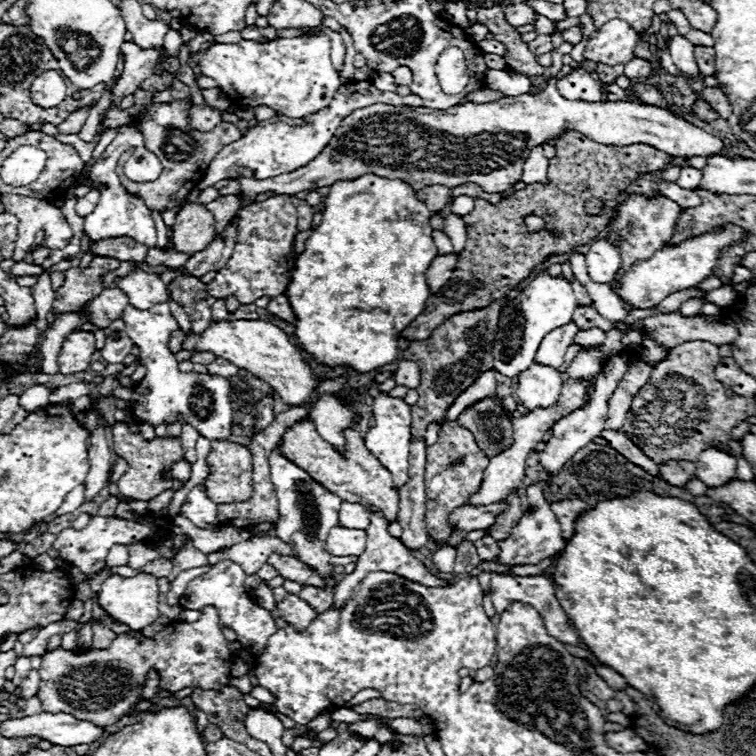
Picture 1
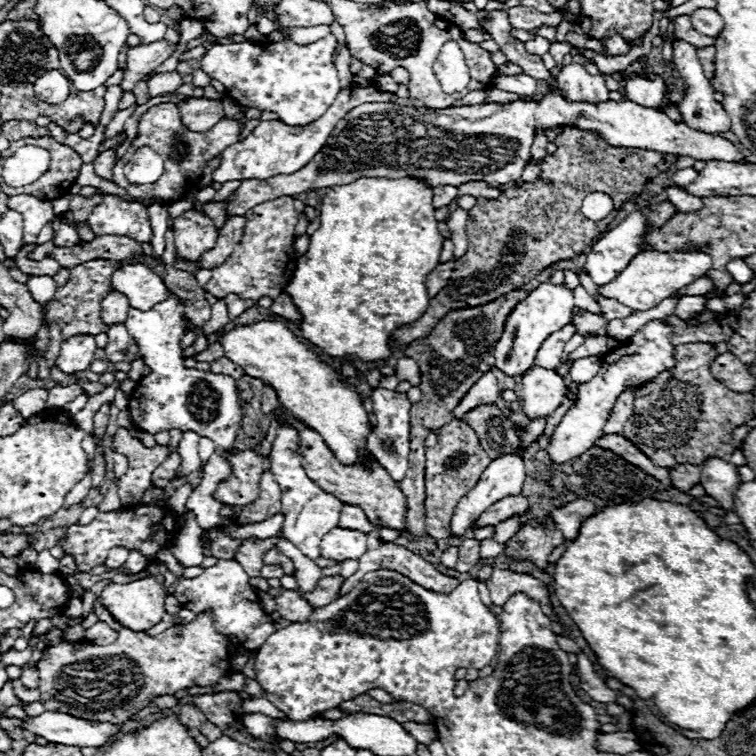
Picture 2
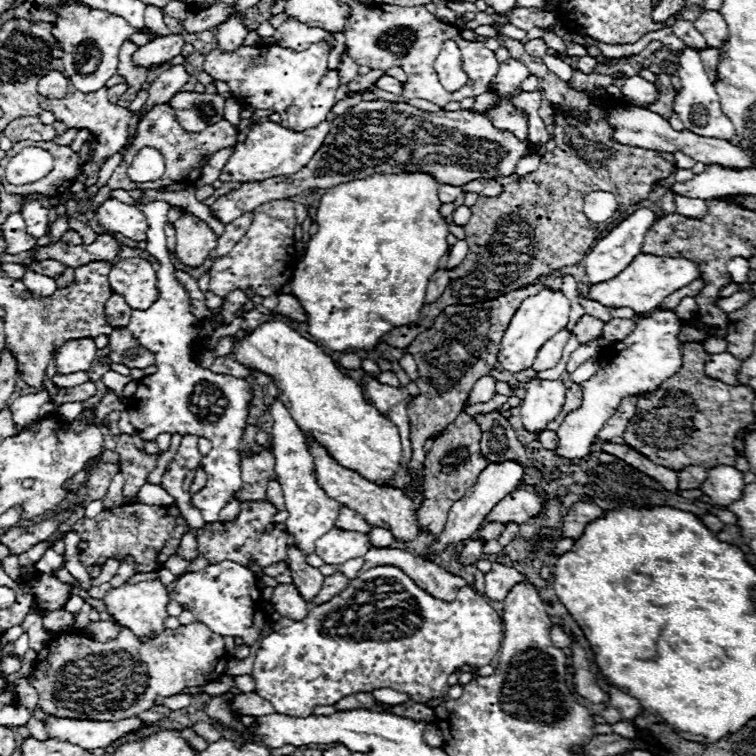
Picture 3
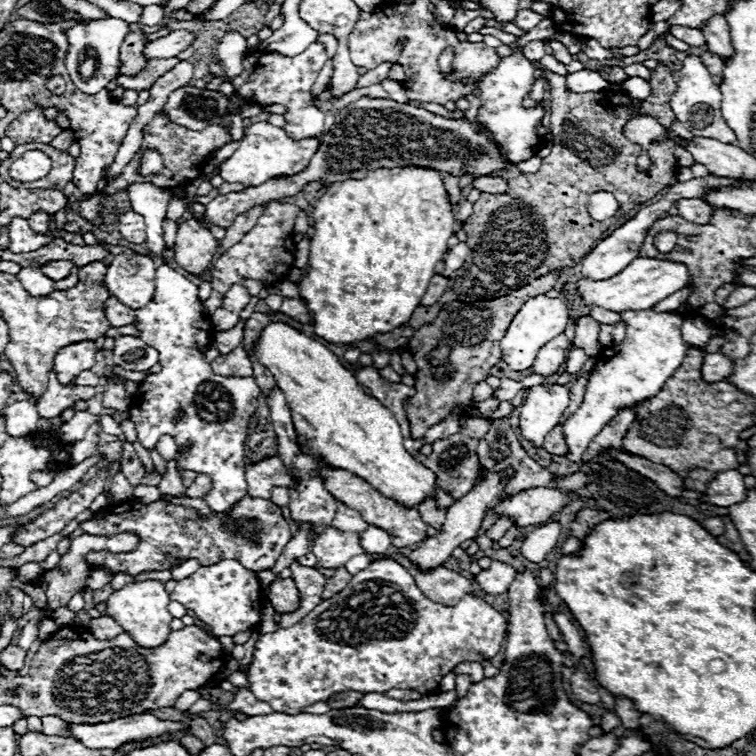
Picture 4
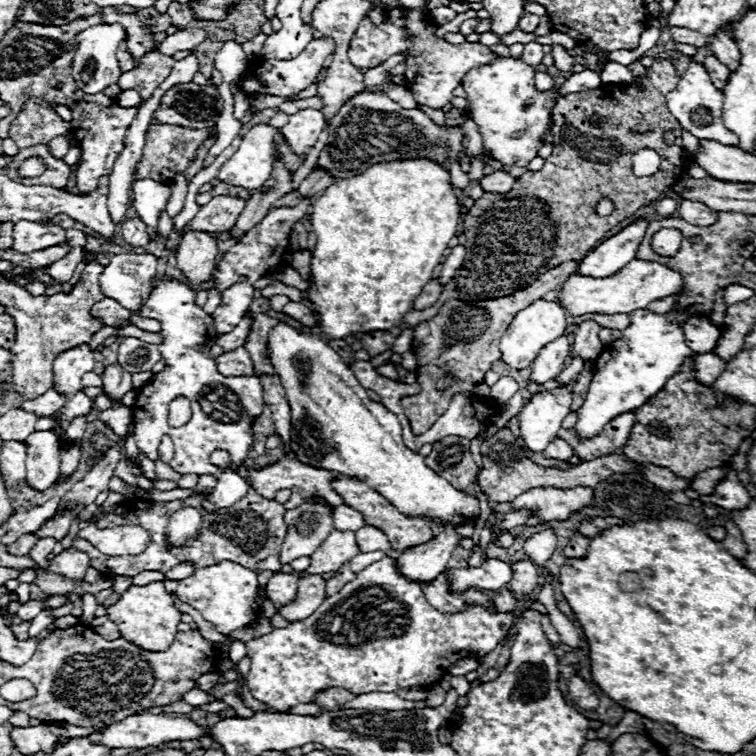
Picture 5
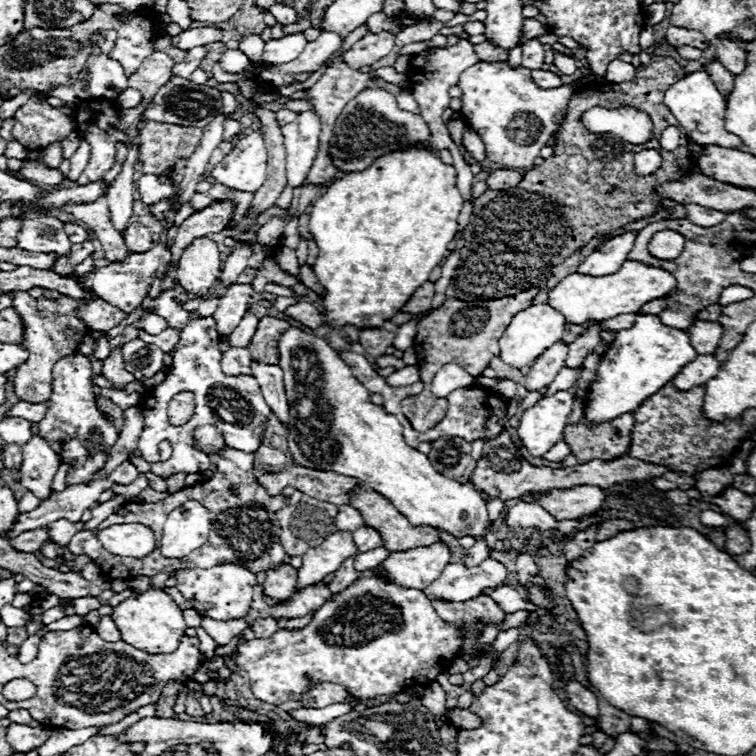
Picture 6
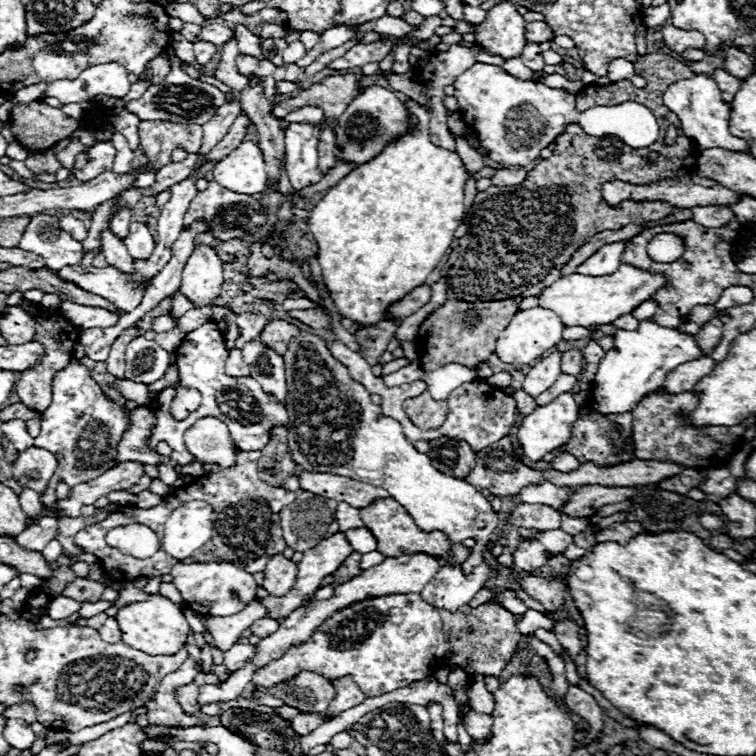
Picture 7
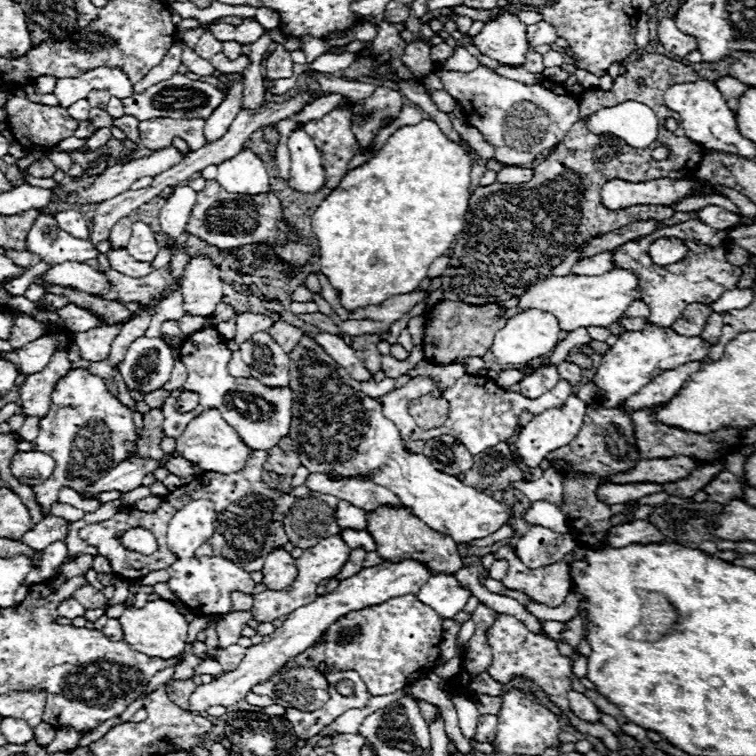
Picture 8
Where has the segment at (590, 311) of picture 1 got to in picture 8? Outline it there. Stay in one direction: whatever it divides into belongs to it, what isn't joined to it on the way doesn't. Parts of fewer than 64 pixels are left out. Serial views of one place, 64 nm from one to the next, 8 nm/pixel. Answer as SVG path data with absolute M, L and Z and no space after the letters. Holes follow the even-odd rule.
M566 360L558 366L558 374L560 374L560 378L570 380L570 382L572 382L572 386L576 386L576 384L580 382L582 372L584 372L584 370L582 370L580 366L576 366L576 364L572 364L572 362L566 362Z

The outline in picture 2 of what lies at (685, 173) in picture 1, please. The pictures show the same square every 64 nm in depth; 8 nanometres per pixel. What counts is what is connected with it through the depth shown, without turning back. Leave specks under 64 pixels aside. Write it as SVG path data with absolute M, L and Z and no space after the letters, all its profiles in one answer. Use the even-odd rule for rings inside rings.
M684 168L684 170L678 170L678 172L674 172L674 176L672 176L672 182L674 182L676 186L684 188L684 186L692 184L696 178L698 178L698 172L696 172L694 168Z

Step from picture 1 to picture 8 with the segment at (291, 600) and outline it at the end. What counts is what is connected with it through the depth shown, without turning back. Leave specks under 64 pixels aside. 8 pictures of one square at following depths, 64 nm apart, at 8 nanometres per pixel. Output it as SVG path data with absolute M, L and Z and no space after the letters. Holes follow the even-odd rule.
M276 548L274 552L270 552L270 556L266 556L266 564L262 568L266 588L268 590L288 588L294 582L296 572L298 572L294 562L296 560L284 548Z

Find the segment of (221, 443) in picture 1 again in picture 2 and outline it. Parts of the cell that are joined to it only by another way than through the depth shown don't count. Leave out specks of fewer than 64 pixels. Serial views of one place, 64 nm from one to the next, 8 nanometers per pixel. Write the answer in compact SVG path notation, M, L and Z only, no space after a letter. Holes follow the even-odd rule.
M232 448L228 456L228 464L232 476L228 476L218 484L214 496L222 504L236 504L236 506L250 504L250 500L256 500L260 494L258 490L260 476L264 468L270 468L270 460L260 458L254 450Z

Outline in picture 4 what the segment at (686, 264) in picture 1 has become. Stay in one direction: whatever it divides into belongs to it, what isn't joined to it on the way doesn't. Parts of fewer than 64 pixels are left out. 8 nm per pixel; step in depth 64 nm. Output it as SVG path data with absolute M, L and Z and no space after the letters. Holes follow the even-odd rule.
M638 256L618 276L608 280L596 280L596 282L584 278L576 284L576 288L580 290L582 300L588 306L596 304L612 312L622 312L622 310L650 310L654 304L658 304L666 296L688 286L688 282L690 282L690 270L686 268L686 264Z

